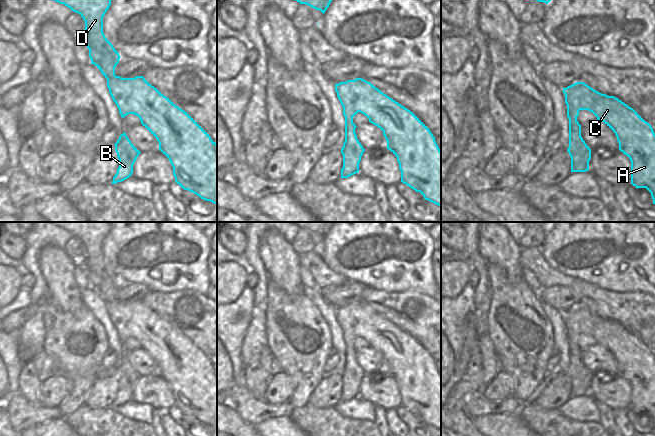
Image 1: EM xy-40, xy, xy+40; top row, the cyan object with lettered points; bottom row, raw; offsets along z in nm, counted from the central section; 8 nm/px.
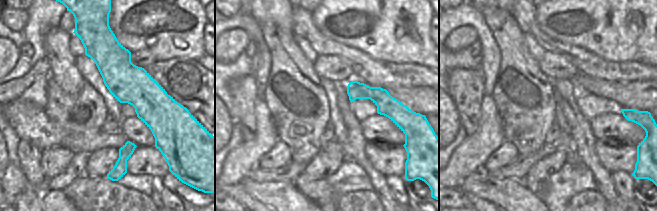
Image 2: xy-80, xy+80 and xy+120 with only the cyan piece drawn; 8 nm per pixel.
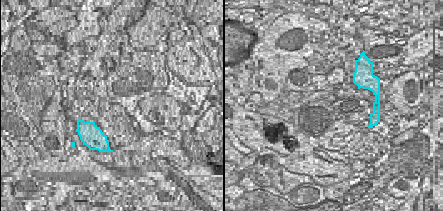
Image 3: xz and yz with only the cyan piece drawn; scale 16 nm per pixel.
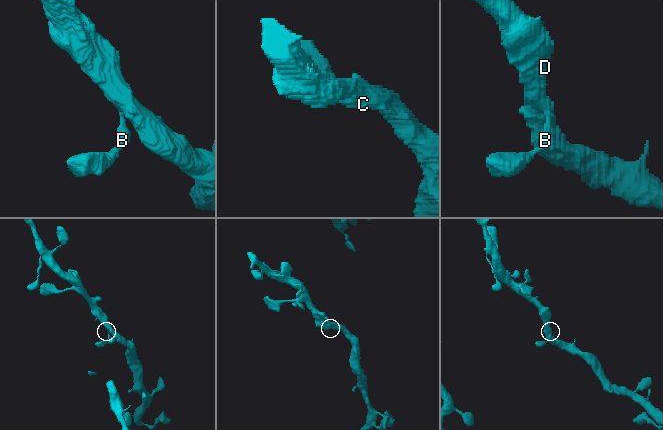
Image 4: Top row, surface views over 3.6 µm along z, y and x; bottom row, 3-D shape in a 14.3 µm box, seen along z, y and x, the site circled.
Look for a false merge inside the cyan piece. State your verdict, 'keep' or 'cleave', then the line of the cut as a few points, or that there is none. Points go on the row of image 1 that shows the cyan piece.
keep; no cut

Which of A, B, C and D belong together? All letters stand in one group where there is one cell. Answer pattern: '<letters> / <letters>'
A B C D

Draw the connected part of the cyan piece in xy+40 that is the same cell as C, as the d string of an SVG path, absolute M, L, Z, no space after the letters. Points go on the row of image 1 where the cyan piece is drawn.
M576 82L563 88L567 117L569 119L569 147L571 157L571 172L586 172L589 170L591 149L581 137L581 125L577 121L580 110L592 112L597 120L604 122L616 135L619 150L631 161L631 184L638 188L646 188L655 204L655 133L651 125L646 122L633 108L614 96L602 94L584 82Z

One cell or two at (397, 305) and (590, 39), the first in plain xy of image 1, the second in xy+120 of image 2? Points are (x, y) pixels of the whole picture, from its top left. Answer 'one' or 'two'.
two

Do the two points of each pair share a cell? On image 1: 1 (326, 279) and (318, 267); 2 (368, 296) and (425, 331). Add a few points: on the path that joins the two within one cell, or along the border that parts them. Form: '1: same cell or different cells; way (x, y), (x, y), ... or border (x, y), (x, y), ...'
1: same cell; way (323, 276), (319, 270)
2: same cell; way (383, 301), (390, 310), (410, 321)

